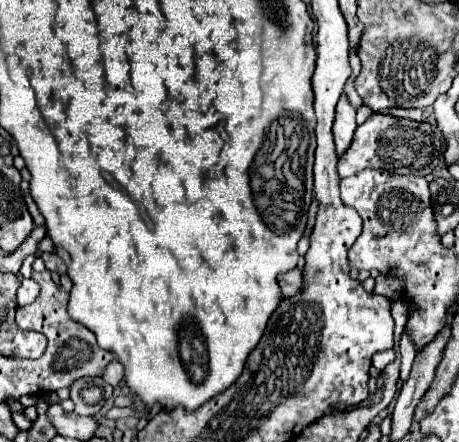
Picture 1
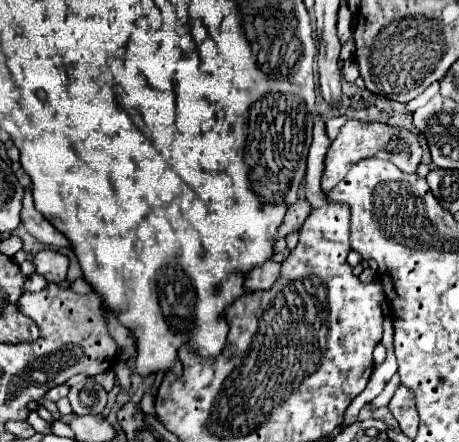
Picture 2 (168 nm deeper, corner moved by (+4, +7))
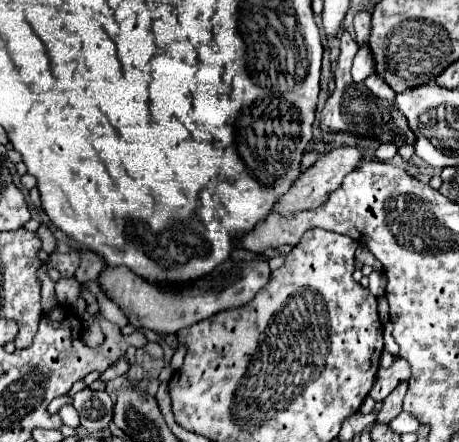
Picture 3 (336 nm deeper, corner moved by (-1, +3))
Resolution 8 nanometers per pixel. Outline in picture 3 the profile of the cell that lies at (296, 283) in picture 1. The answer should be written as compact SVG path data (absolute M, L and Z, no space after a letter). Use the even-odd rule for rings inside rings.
M227 261L207 277L201 277L201 281L185 285L181 291L165 291L161 287L153 287L127 267L105 267L101 271L99 285L107 293L107 297L129 315L131 325L159 333L177 333L179 329L195 325L197 321L203 321L219 311L245 305L265 285L269 285L269 277L271 269L265 261Z

